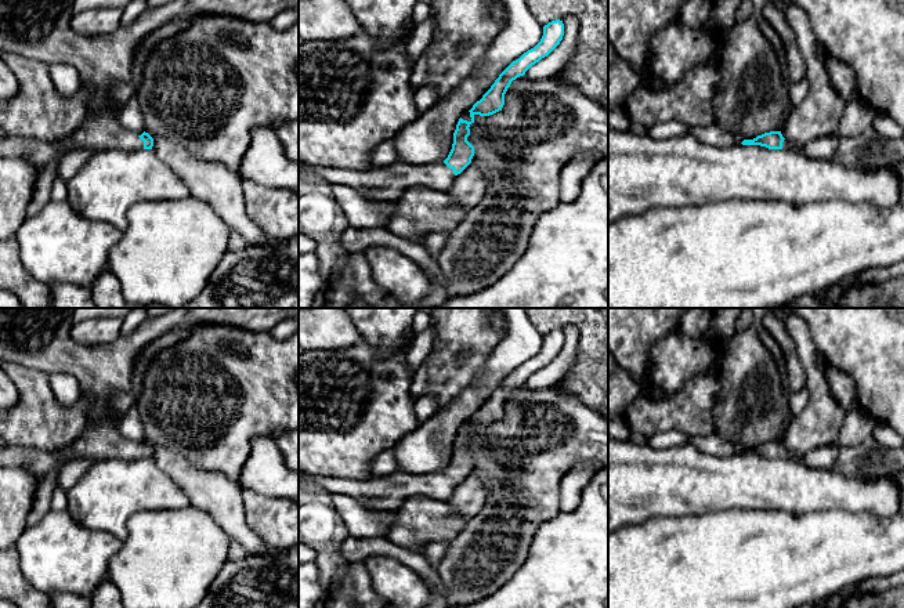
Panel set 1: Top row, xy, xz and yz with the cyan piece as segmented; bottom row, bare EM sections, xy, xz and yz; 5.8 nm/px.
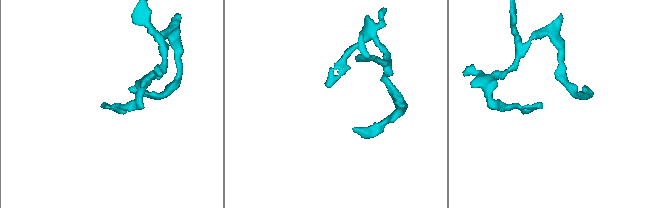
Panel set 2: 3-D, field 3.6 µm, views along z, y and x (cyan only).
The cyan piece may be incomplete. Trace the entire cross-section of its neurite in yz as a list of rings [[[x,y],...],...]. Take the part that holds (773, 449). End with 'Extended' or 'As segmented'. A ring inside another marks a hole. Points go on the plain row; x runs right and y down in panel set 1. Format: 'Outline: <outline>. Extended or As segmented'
Outline: [[[770,441],[762,445],[757,445],[753,449],[744,449],[742,455],[760,455],[769,459],[795,459],[795,455],[787,450],[781,441]]]. Extended

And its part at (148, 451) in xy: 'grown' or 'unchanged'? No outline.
grown

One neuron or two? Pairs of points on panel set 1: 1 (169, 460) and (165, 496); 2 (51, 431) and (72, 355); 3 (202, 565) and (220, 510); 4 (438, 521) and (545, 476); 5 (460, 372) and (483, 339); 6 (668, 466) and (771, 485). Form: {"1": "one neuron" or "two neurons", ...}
{"1": "two neurons", "2": "two neurons", "3": "two neurons", "4": "two neurons", "5": "one neuron", "6": "one neuron"}

